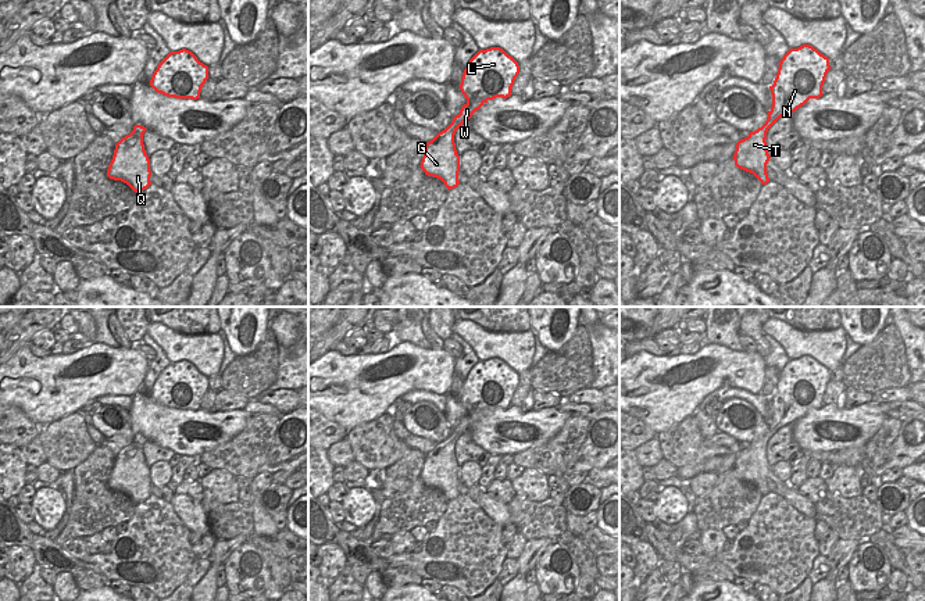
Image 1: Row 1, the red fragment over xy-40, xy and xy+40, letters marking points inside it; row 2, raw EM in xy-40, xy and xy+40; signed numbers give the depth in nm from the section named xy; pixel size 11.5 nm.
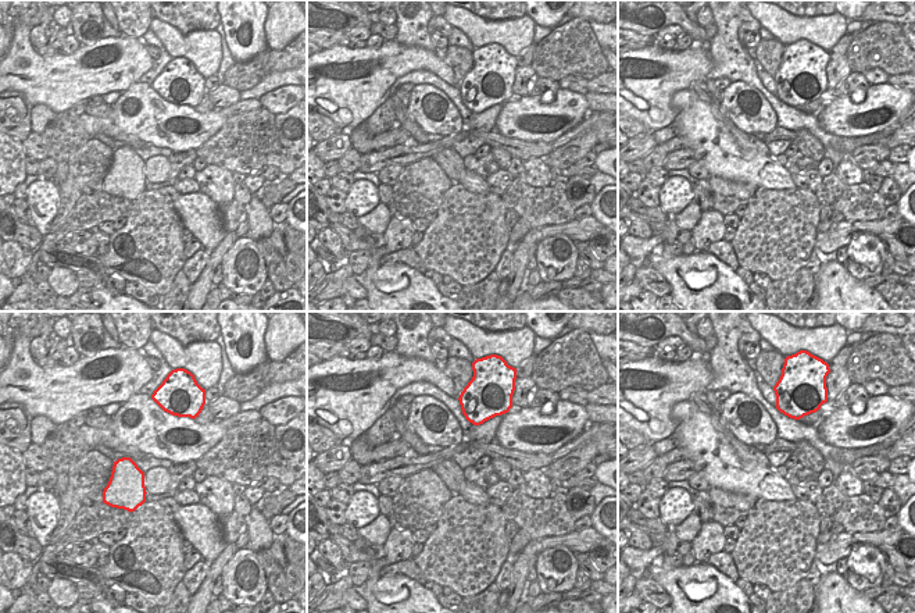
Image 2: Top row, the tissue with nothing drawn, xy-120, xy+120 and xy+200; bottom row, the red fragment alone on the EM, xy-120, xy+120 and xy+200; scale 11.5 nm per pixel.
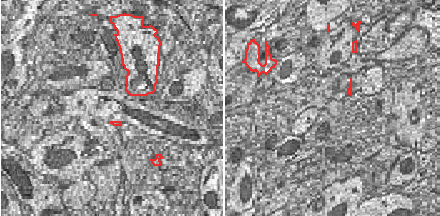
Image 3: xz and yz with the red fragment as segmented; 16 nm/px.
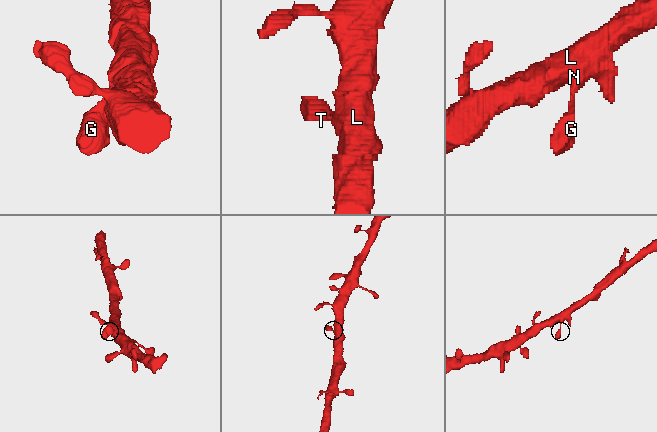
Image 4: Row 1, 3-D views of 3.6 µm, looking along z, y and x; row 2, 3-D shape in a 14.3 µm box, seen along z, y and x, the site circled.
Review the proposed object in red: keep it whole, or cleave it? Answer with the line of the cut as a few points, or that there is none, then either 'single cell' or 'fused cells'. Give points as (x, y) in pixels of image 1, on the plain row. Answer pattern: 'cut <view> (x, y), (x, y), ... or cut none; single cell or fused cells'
cut none; single cell

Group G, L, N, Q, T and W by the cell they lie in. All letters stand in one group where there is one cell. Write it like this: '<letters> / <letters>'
G L N Q T W

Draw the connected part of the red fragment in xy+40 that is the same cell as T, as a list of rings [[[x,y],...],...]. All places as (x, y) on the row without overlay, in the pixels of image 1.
[[[810,355],[790,359],[779,373],[774,396],[769,397],[772,418],[765,434],[736,454],[735,476],[753,484],[761,496],[769,493],[767,475],[767,443],[783,426],[794,423],[810,409],[819,409],[828,382],[829,369]]]

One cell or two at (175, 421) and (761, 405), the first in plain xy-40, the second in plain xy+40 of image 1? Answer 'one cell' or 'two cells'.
two cells

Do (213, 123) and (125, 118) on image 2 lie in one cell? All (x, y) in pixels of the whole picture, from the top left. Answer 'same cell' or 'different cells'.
same cell

